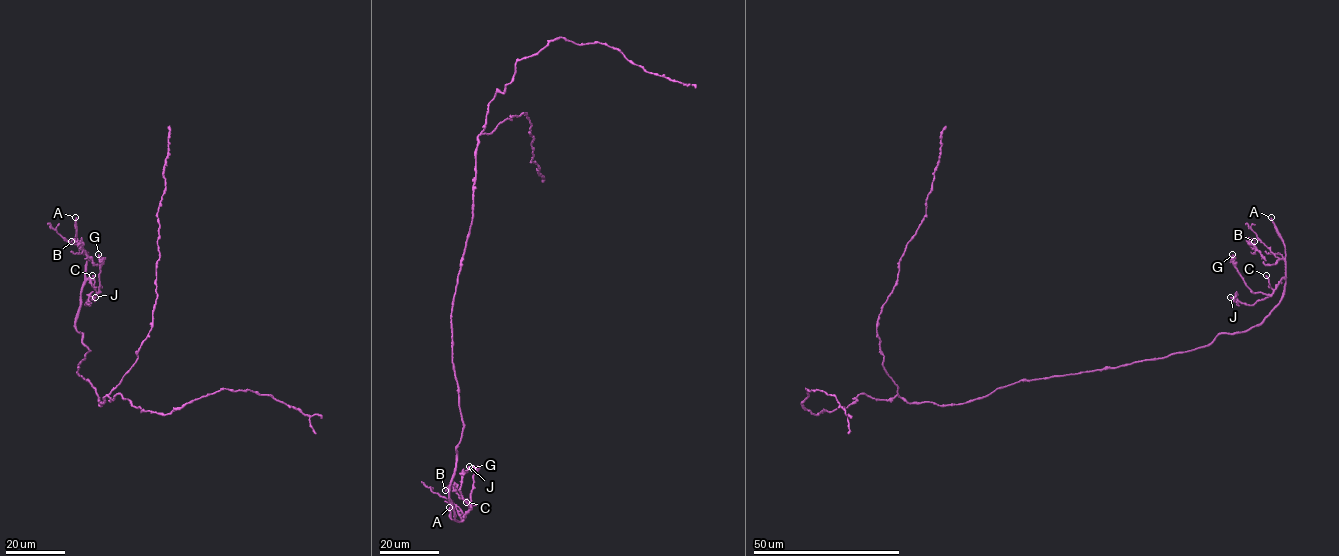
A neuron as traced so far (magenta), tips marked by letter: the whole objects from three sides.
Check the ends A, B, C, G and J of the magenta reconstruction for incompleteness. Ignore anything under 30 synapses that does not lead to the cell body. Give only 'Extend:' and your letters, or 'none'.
Extend: A

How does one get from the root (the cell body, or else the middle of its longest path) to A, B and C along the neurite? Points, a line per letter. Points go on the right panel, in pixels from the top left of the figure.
A: (999, 387), (1162, 358), (1259, 324), (1280, 301), (1285, 284), (1285, 245), (1271, 217)
B: (999, 387), (1162, 358), (1259, 324), (1280, 300), (1285, 264), (1279, 259), (1266, 265), (1249, 242), (1254, 241)
C: (999, 387), (1162, 358), (1207, 346), (1221, 333), (1249, 330), (1284, 289), (1283, 278), (1274, 290), (1266, 275)

